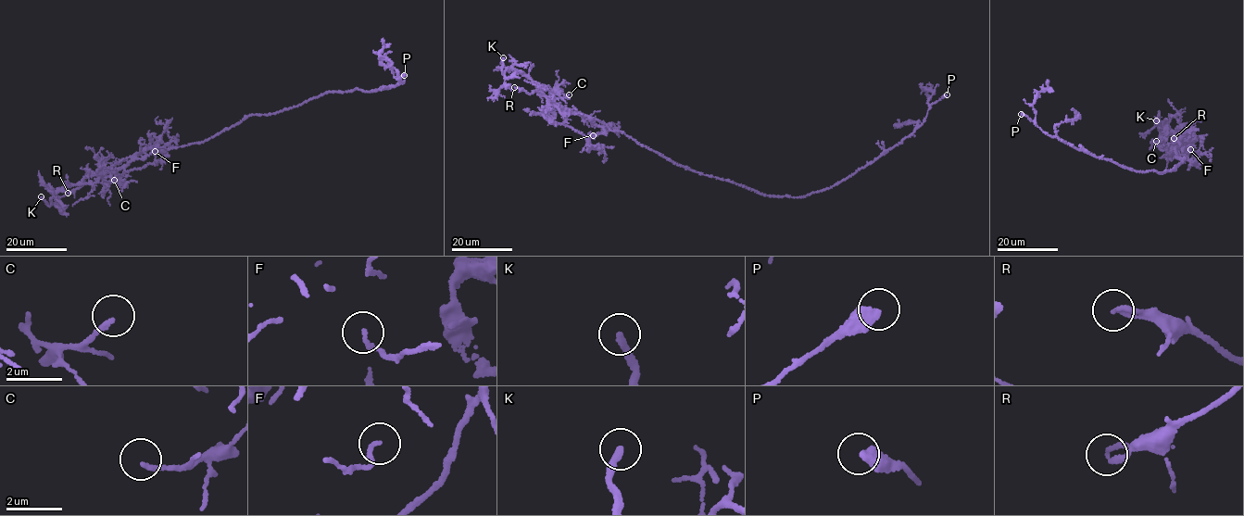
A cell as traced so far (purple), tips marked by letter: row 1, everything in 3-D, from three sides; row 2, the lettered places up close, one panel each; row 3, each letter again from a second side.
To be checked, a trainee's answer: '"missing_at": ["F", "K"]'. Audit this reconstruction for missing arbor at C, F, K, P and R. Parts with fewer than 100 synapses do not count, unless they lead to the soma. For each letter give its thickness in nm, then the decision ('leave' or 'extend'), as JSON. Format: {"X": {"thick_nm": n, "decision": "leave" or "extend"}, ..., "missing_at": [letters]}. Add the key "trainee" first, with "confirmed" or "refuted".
{"trainee": "refuted", "C": {"thick_nm": 170, "decision": "leave"}, "F": {"thick_nm": 160, "decision": "leave"}, "K": {"thick_nm": 260, "decision": "extend"}, "P": {"thick_nm": 460, "decision": "leave"}, "R": {"thick_nm": 200, "decision": "leave"}, "missing_at": ["K"]}

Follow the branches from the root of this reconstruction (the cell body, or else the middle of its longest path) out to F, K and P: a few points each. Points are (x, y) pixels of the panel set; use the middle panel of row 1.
F: (716, 177), (668, 160), (596, 119), (558, 107), (578, 114), (602, 128), (603, 132), (593, 135)
K: (716, 177), (668, 160), (605, 123), (551, 102), (526, 75), (512, 69), (502, 72), (503, 57)
P: (716, 177), (769, 196), (797, 198), (826, 190), (901, 141), (923, 121), (930, 105), (947, 94)

